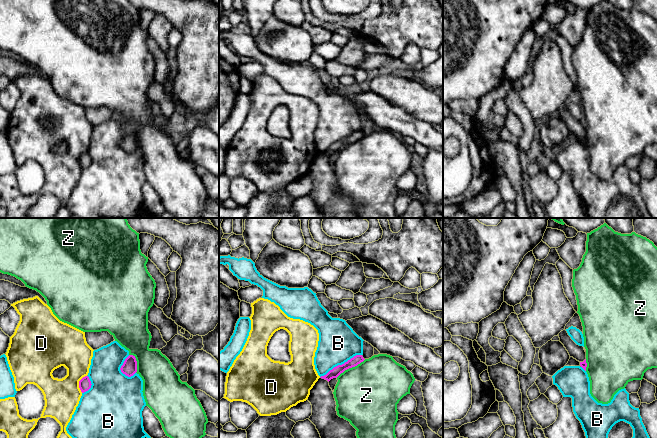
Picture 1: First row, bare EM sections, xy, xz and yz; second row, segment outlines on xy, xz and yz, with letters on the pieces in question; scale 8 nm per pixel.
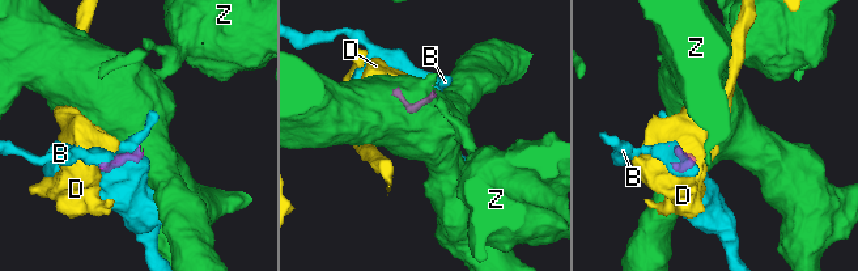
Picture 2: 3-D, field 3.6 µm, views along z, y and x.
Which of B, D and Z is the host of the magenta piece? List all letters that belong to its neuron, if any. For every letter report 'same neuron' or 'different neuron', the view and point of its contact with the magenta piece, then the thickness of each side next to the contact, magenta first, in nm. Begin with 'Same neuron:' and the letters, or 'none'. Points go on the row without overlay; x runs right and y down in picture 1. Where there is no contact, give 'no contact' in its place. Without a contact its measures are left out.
Same neuron: none
B: different neuron; contact xz (340, 141); calibres 80 and 320 nm
D: different neuron; contact xy (79, 159); calibres 100 and 280 nm
Z: different neuron; contact xz (350, 143); calibres 80 and 480 nm

